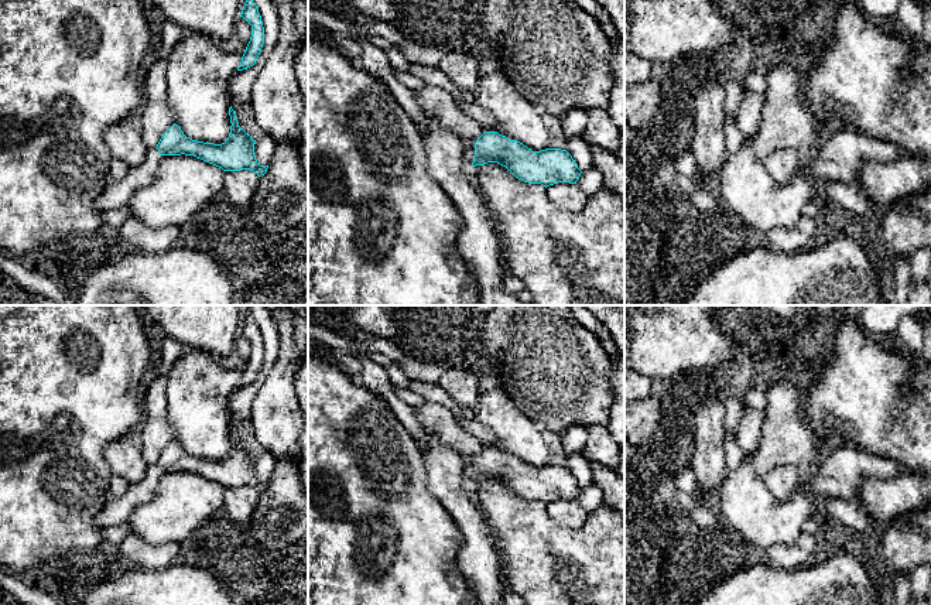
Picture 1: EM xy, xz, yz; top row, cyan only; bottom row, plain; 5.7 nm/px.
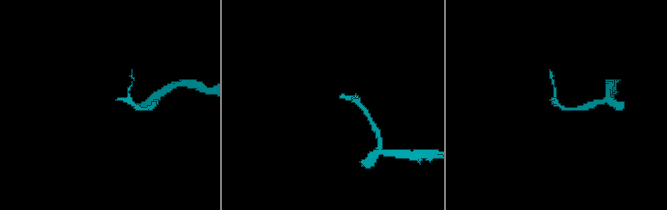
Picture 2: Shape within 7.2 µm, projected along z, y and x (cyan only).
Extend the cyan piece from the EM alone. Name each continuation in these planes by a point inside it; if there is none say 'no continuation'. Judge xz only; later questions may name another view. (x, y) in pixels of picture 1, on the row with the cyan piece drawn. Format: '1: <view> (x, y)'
1: xz (468, 146)

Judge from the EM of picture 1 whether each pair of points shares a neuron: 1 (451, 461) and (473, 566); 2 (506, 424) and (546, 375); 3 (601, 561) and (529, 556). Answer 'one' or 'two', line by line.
1: one
2: two
3: one

